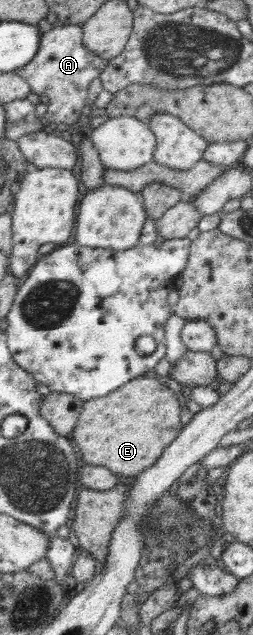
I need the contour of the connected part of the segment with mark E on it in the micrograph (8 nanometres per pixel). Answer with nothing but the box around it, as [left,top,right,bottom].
[71,374,182,478]

